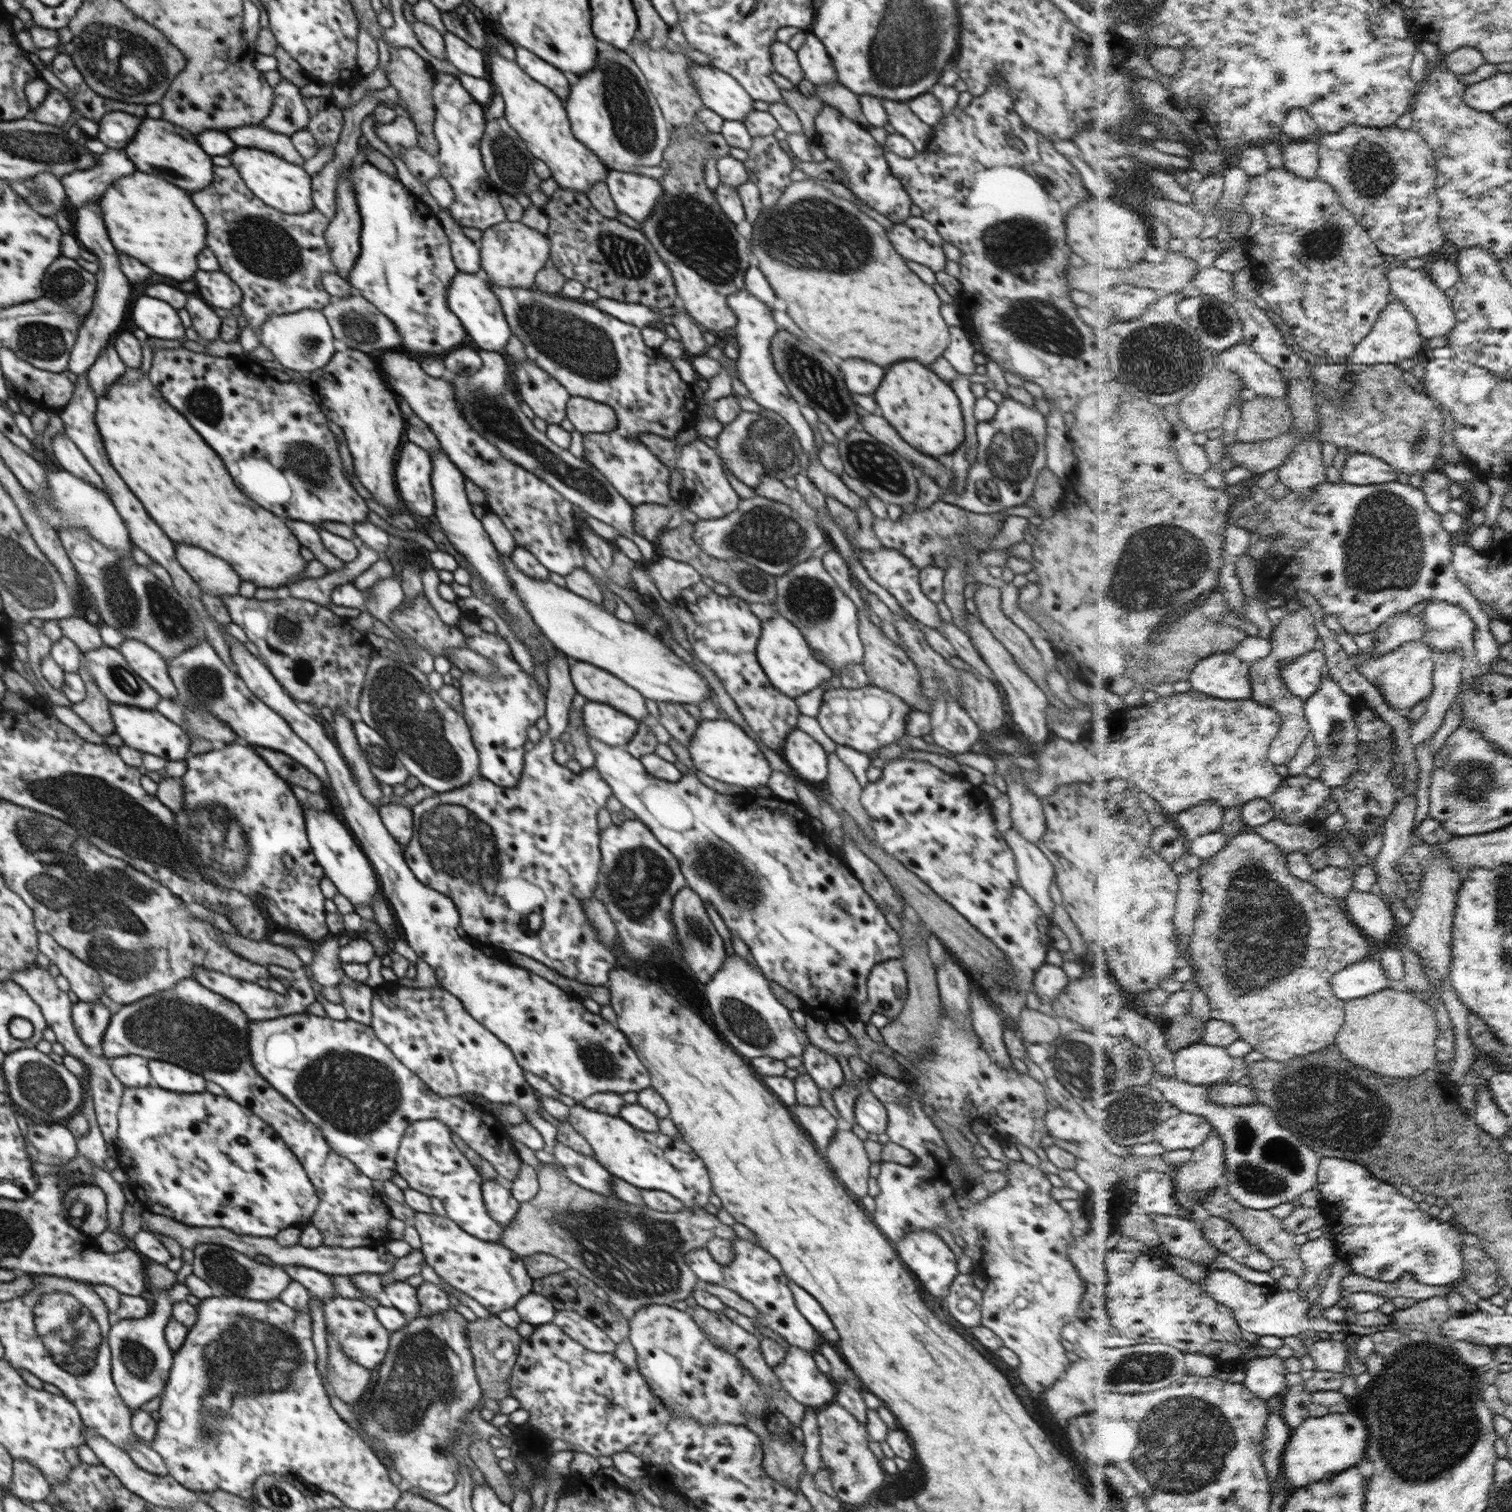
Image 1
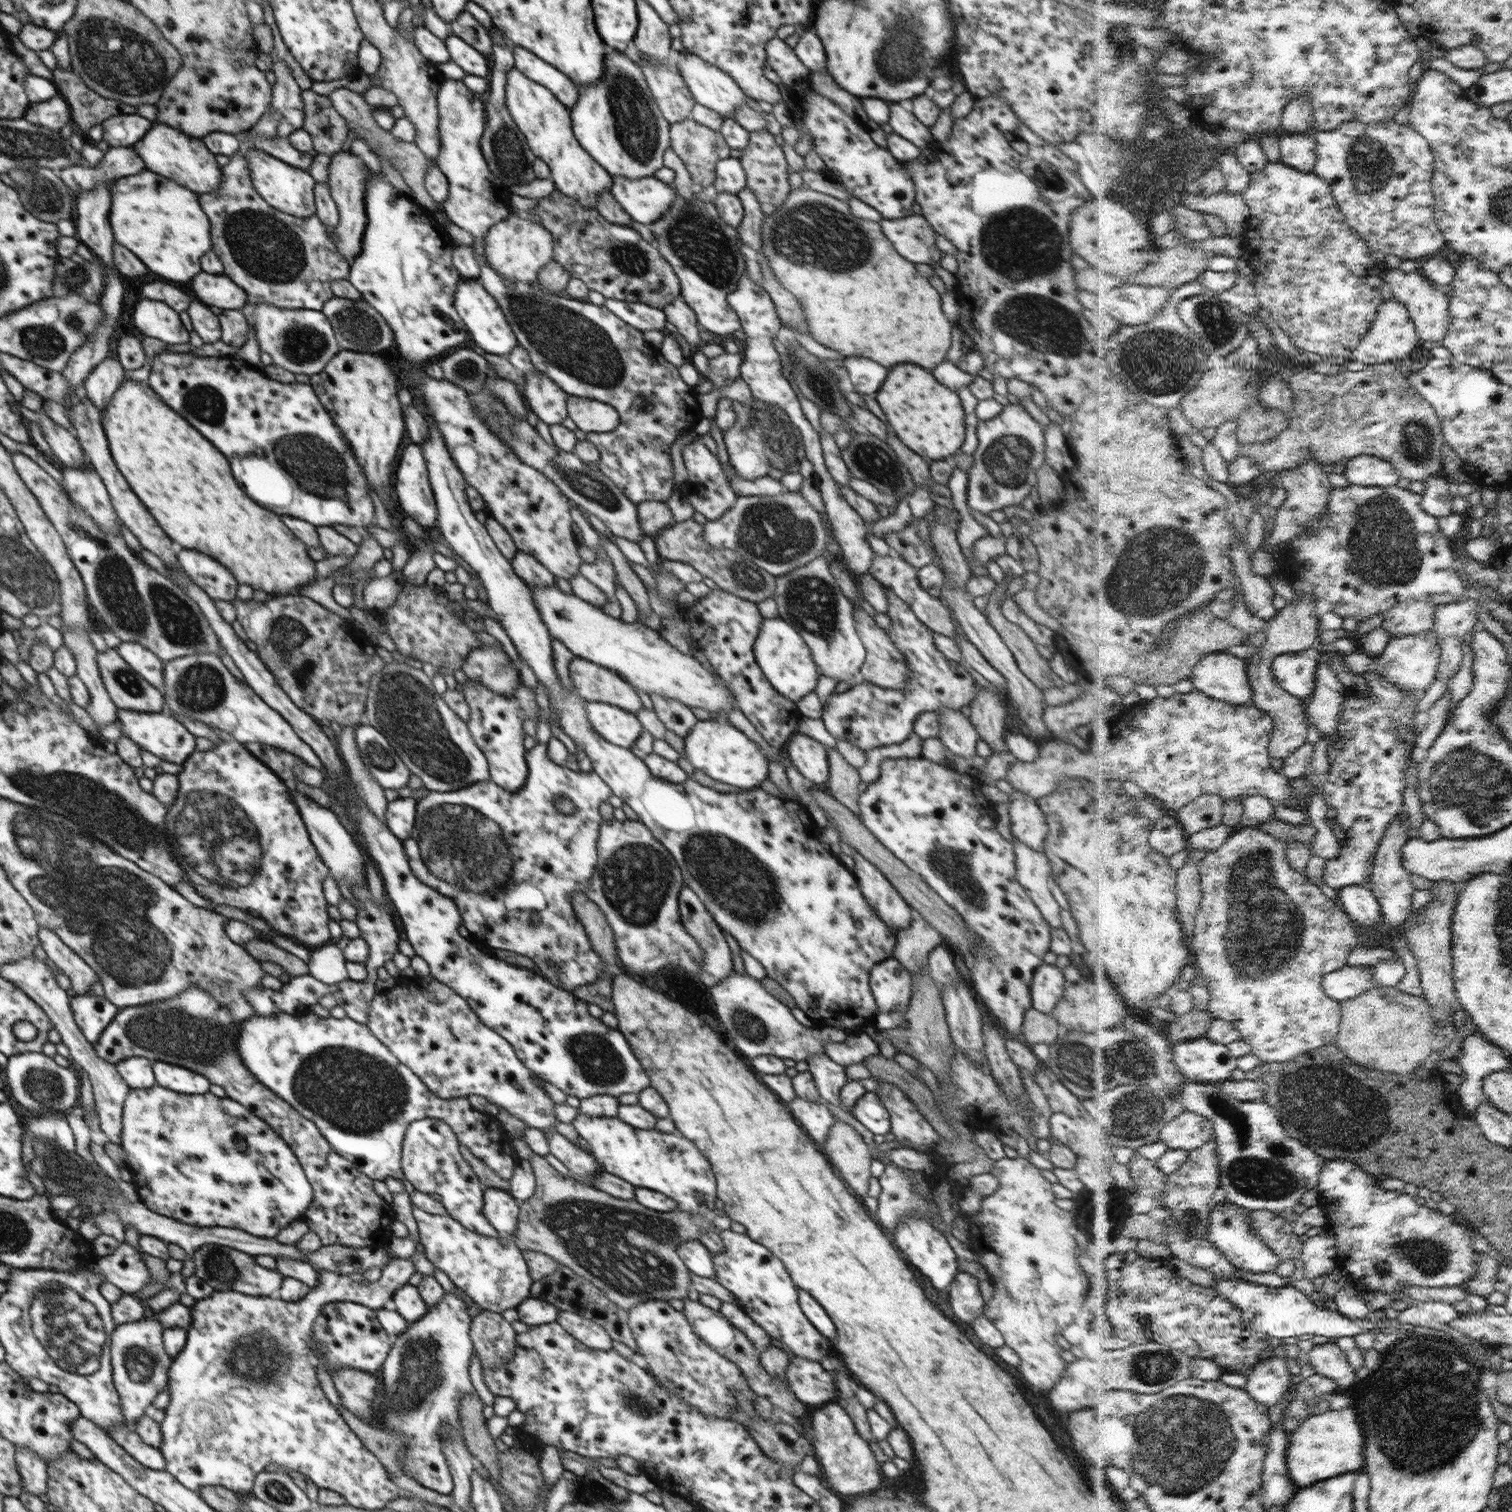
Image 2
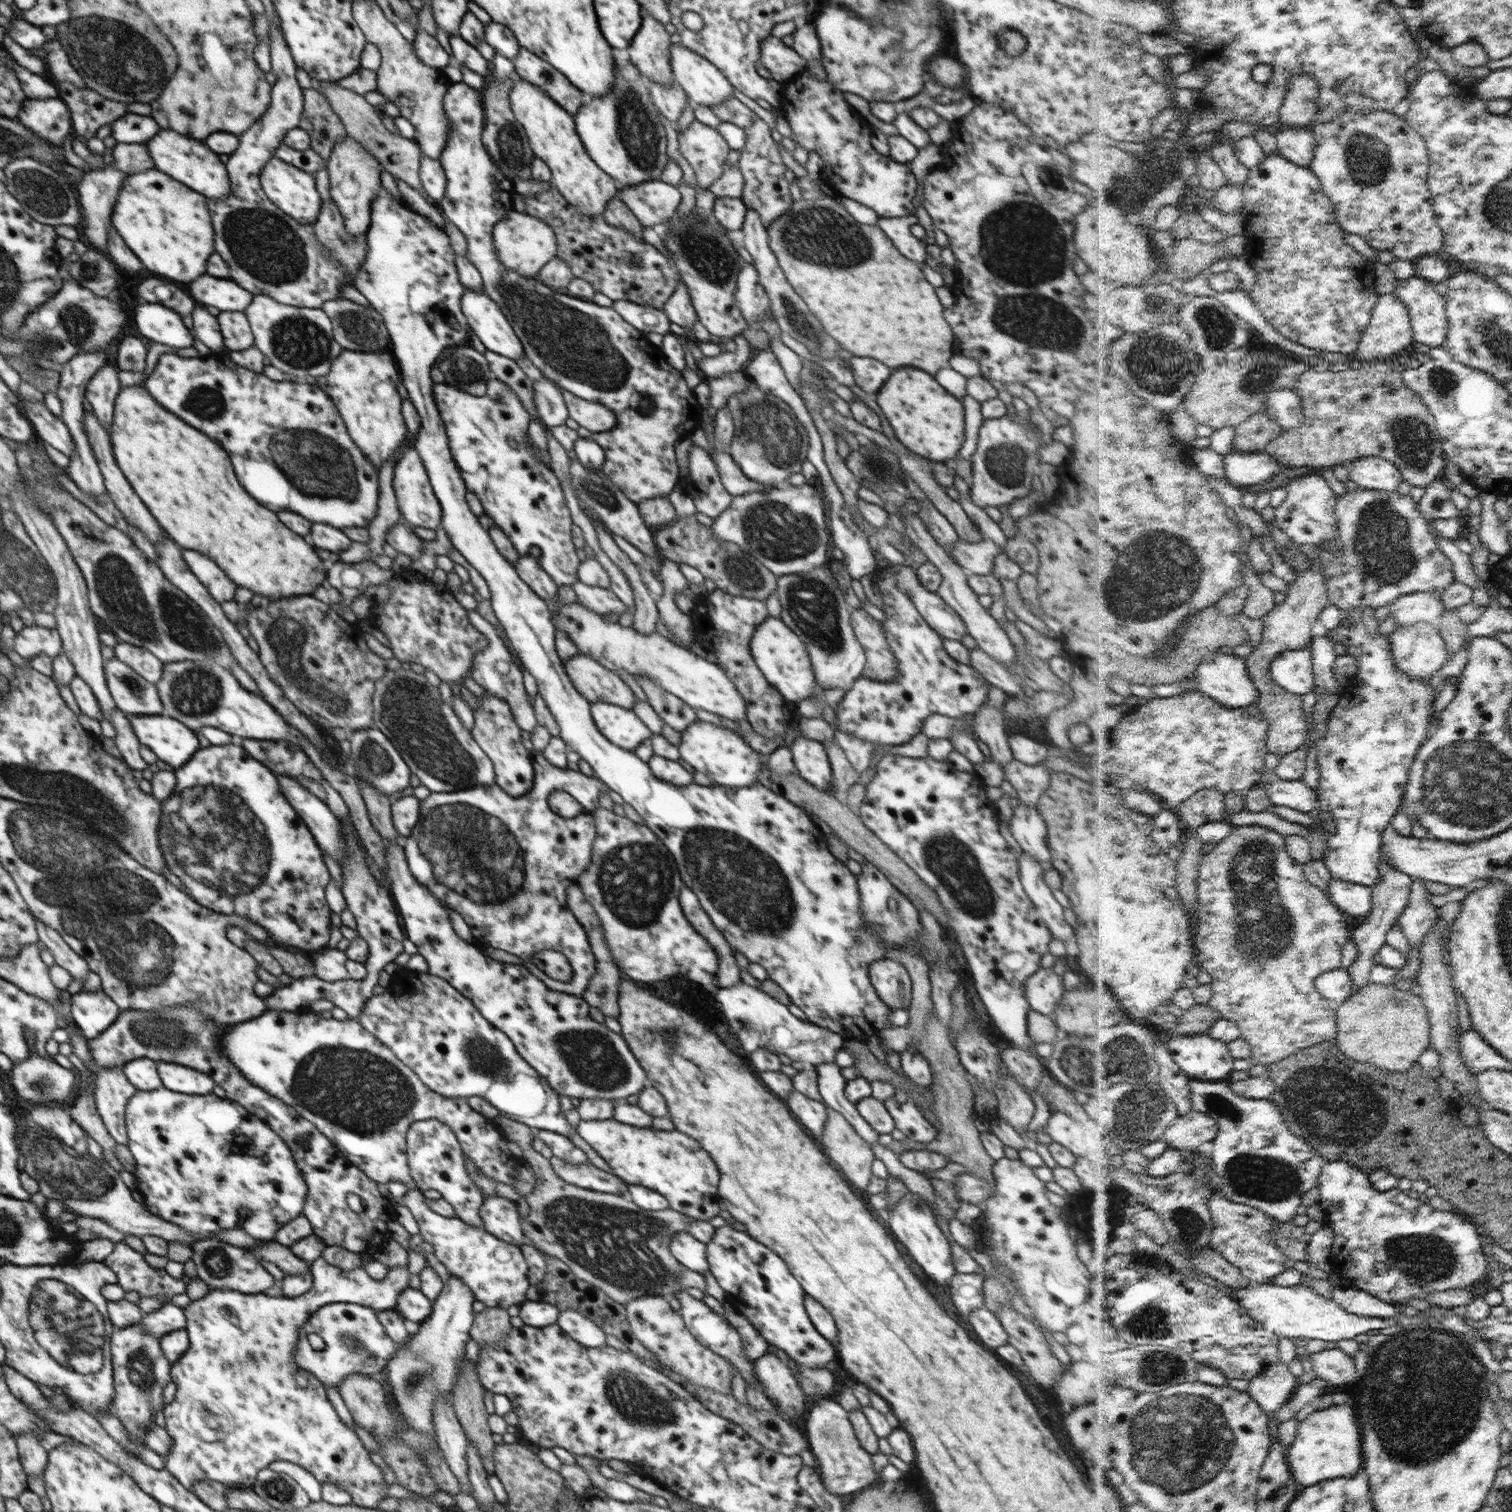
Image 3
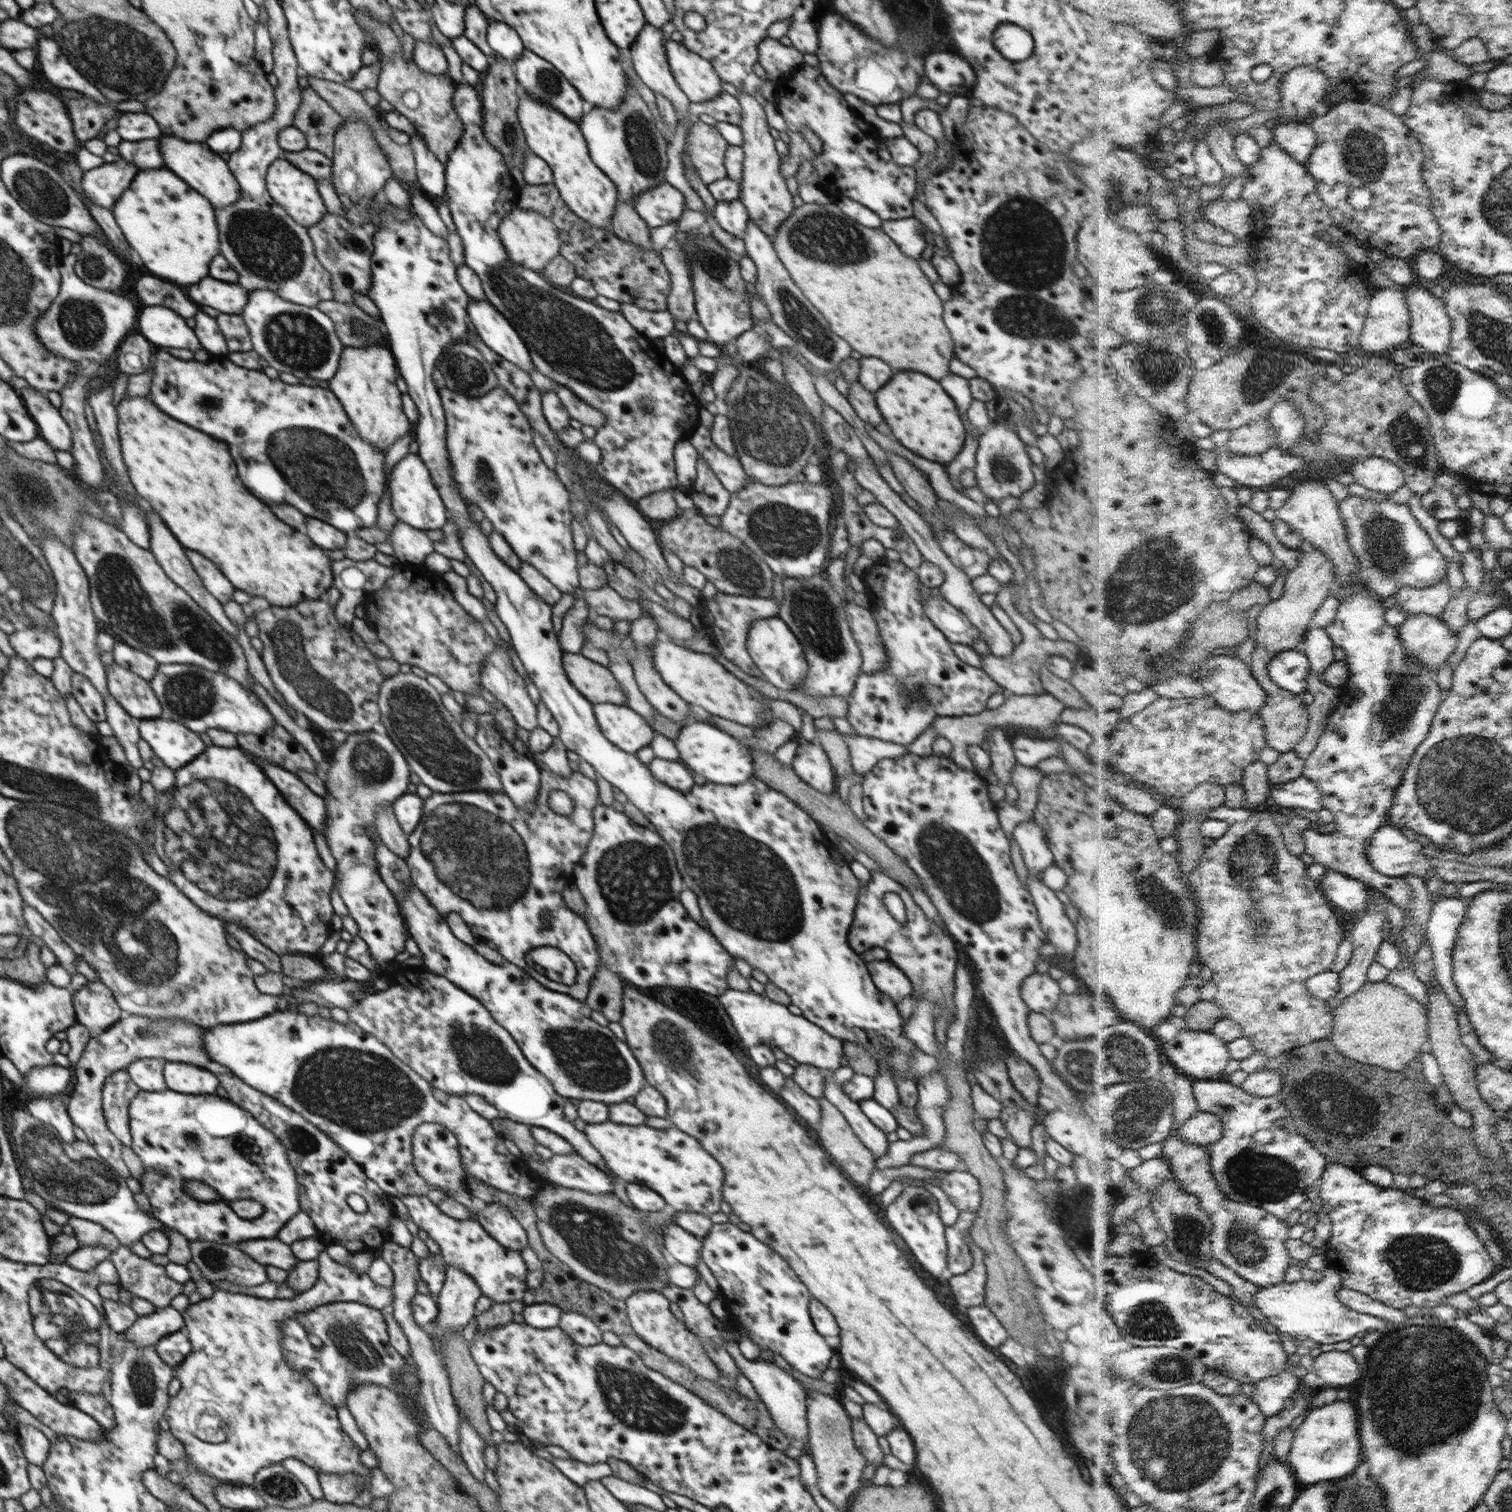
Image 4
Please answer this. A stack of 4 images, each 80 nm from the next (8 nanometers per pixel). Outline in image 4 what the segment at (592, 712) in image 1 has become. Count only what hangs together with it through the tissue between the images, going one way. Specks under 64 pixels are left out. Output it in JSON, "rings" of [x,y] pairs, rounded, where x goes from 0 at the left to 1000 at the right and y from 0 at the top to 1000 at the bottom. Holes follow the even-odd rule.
{"rings":[[[392,466],[392,469],[398,485],[413,497],[420,499],[434,486],[431,479],[415,466]]]}

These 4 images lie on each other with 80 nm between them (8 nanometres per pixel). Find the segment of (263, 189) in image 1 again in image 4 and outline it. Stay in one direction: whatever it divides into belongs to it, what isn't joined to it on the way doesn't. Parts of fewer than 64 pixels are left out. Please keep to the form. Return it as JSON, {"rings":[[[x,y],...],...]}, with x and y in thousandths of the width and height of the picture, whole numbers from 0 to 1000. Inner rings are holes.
{"rings":[[[187,104],[177,111],[176,123],[183,135],[201,151],[210,148],[216,141],[210,119]]]}

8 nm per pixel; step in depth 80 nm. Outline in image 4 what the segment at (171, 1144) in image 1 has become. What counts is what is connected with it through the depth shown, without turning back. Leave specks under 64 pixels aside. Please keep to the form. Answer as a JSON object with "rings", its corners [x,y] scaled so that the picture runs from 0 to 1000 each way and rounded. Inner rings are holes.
{"rings":[[[92,720],[87,728],[85,741],[87,761],[94,767],[96,776],[92,780],[93,788],[95,788],[101,798],[101,803],[110,811],[118,814],[125,821],[146,821],[153,823],[167,819],[181,819],[184,814],[197,802],[198,783],[196,778],[190,766],[188,757],[184,755],[179,747],[173,745],[165,735],[157,731],[152,730],[146,725],[124,724],[110,720],[106,722],[98,722]],[[124,780],[132,780],[140,784],[146,791],[142,794],[132,794],[122,788]],[[161,793],[169,794],[175,798],[175,802],[167,807],[160,807],[159,804],[152,803],[152,795]]]}

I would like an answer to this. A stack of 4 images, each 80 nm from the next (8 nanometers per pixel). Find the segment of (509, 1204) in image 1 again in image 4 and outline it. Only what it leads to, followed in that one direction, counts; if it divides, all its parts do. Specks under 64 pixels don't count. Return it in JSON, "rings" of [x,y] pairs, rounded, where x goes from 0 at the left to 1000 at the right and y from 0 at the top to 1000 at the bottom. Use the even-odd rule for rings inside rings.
{"rings":[[[322,796],[315,802],[315,808],[327,820],[337,827],[344,828],[350,824],[347,812],[339,804],[337,799],[331,796]]]}

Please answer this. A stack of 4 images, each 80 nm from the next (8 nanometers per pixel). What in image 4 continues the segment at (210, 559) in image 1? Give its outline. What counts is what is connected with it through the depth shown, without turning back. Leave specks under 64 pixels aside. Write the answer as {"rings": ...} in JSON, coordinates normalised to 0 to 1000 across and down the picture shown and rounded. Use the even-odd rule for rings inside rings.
{"rings":[[[125,363],[122,364],[122,366],[134,388],[142,396],[144,396],[147,399],[154,397],[155,388],[139,370],[136,370],[133,366]]]}

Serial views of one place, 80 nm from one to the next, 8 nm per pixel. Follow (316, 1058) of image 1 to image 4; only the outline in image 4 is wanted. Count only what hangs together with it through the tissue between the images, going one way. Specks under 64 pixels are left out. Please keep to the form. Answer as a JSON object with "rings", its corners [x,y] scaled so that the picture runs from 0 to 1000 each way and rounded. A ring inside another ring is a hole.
{"rings":[[[195,668],[193,669],[185,669],[181,669],[177,672],[175,672],[173,674],[167,675],[165,676],[160,676],[160,677],[149,677],[149,679],[140,679],[140,680],[136,680],[135,681],[135,696],[138,697],[138,700],[143,701],[144,704],[152,706],[157,713],[160,713],[163,717],[165,717],[167,720],[171,721],[172,722],[176,722],[177,725],[185,728],[188,731],[195,734],[197,737],[199,737],[202,741],[206,742],[208,745],[213,747],[214,750],[218,751],[224,758],[234,769],[236,769],[239,774],[243,777],[245,780],[247,780],[254,788],[256,788],[258,791],[263,790],[266,790],[282,790],[284,787],[287,787],[288,784],[283,783],[275,774],[273,769],[273,761],[272,761],[272,749],[275,748],[275,746],[278,745],[278,743],[281,743],[288,743],[295,745],[298,747],[304,755],[304,763],[305,765],[306,774],[307,774],[309,787],[312,787],[310,784],[310,779],[315,779],[329,787],[333,787],[333,788],[337,788],[337,790],[341,790],[343,792],[346,792],[349,795],[352,796],[355,790],[359,786],[360,782],[358,782],[358,778],[355,778],[344,778],[344,776],[348,776],[348,775],[344,775],[347,772],[347,769],[344,766],[341,766],[339,764],[335,758],[333,757],[333,753],[331,753],[331,750],[327,748],[325,745],[325,741],[319,739],[317,737],[315,736],[313,734],[311,733],[310,729],[308,729],[308,726],[304,726],[302,724],[295,724],[293,721],[290,720],[287,720],[282,714],[280,714],[276,710],[274,709],[272,706],[271,706],[266,701],[264,701],[261,698],[261,697],[250,687],[242,683],[240,683],[235,677],[232,675],[229,677],[226,677],[221,675],[220,673],[214,674],[210,671],[201,671],[198,671]]]}

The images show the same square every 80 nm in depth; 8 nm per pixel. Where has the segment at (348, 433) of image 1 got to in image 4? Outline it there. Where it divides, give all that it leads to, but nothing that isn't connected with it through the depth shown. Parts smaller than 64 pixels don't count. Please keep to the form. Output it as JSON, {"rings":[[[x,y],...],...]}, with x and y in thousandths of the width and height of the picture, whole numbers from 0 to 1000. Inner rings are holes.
{"rings":[[[256,228],[228,229],[224,238],[222,247],[217,251],[217,257],[224,263],[238,288],[255,299],[259,294],[273,284],[267,272],[265,259],[262,254],[264,245],[259,232]]]}

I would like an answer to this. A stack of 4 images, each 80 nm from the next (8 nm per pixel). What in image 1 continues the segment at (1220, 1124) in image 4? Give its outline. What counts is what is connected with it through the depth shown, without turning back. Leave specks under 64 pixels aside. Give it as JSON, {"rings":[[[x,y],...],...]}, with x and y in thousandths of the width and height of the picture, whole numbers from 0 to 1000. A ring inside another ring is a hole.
{"rings":[[[779,735],[765,746],[763,755],[771,761],[790,761],[799,755],[804,745],[800,739],[788,735]]]}

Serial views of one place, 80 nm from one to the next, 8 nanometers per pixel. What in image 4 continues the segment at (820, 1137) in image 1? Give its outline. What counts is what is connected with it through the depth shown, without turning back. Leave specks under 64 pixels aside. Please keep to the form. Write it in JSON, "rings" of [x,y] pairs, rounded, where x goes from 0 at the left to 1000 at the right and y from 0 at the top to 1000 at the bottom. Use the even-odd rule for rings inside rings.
{"rings":[[[520,712],[519,718],[515,721],[517,728],[522,730],[537,746],[542,746],[543,731],[540,727],[536,725],[524,712]]]}

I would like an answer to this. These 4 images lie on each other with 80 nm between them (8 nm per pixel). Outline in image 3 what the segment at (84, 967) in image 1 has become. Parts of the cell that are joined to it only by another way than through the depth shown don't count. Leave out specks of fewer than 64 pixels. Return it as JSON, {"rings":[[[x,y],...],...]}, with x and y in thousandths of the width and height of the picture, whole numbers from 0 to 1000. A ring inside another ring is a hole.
{"rings":[[[24,608],[23,610],[26,621],[29,623],[30,627],[36,634],[36,638],[43,640],[48,646],[49,648],[57,649],[60,642],[56,634],[52,632],[46,627],[46,625],[40,619],[38,615],[26,610],[26,608]]]}

